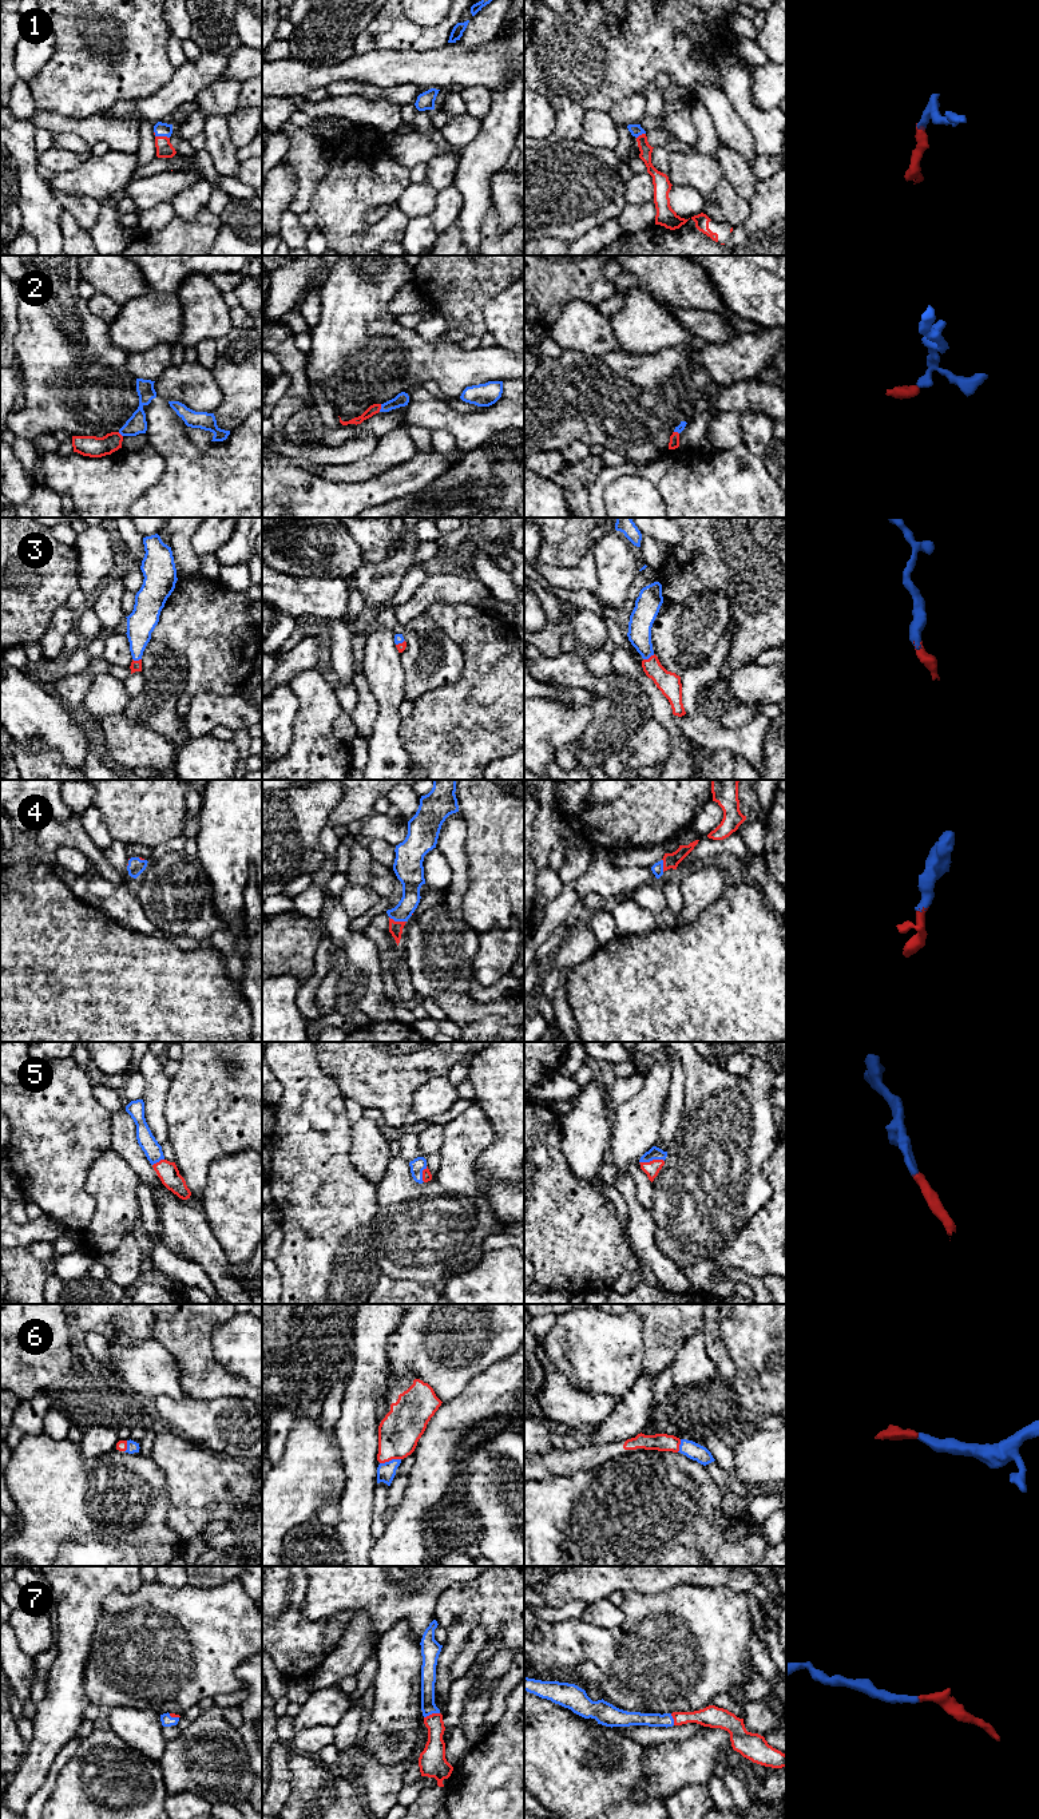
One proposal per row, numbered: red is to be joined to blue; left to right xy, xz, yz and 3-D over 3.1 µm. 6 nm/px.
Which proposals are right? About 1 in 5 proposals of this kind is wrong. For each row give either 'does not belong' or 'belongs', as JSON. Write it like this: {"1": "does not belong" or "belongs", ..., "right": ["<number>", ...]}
{"1": "belongs", "2": "belongs", "3": "belongs", "4": "belongs", "5": "belongs", "6": "belongs", "7": "belongs", "right": ["1", "2", "3", "4", "5", "6", "7"]}

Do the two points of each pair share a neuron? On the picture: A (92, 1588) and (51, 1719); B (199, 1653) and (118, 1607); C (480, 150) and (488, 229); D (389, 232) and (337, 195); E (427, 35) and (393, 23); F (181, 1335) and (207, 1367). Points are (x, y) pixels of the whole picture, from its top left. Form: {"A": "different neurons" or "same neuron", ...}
{"A": "same neuron", "B": "same neuron", "C": "different neurons", "D": "same neuron", "E": "same neuron", "F": "same neuron"}

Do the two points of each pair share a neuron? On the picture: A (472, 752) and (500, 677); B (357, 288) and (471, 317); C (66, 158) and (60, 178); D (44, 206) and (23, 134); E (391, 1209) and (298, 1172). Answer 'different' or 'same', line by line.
A: same
B: different
C: different
D: same
E: different

